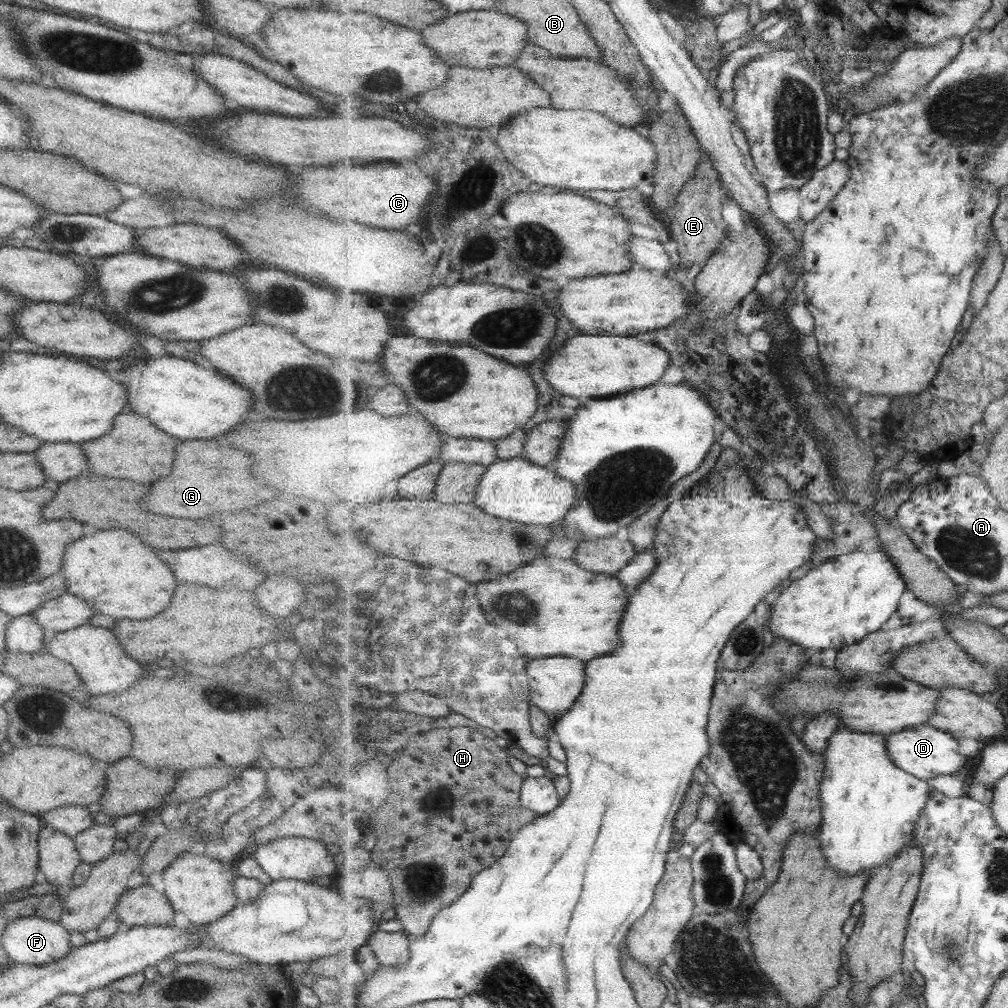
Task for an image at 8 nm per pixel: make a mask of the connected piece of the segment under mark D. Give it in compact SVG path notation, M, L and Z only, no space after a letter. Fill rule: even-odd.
M925 723L888 735L887 749L897 767L901 767L908 774L913 774L916 778L926 781L938 775L956 776L959 769L967 764L969 757L959 754L959 744L954 739L954 735L947 731Z

